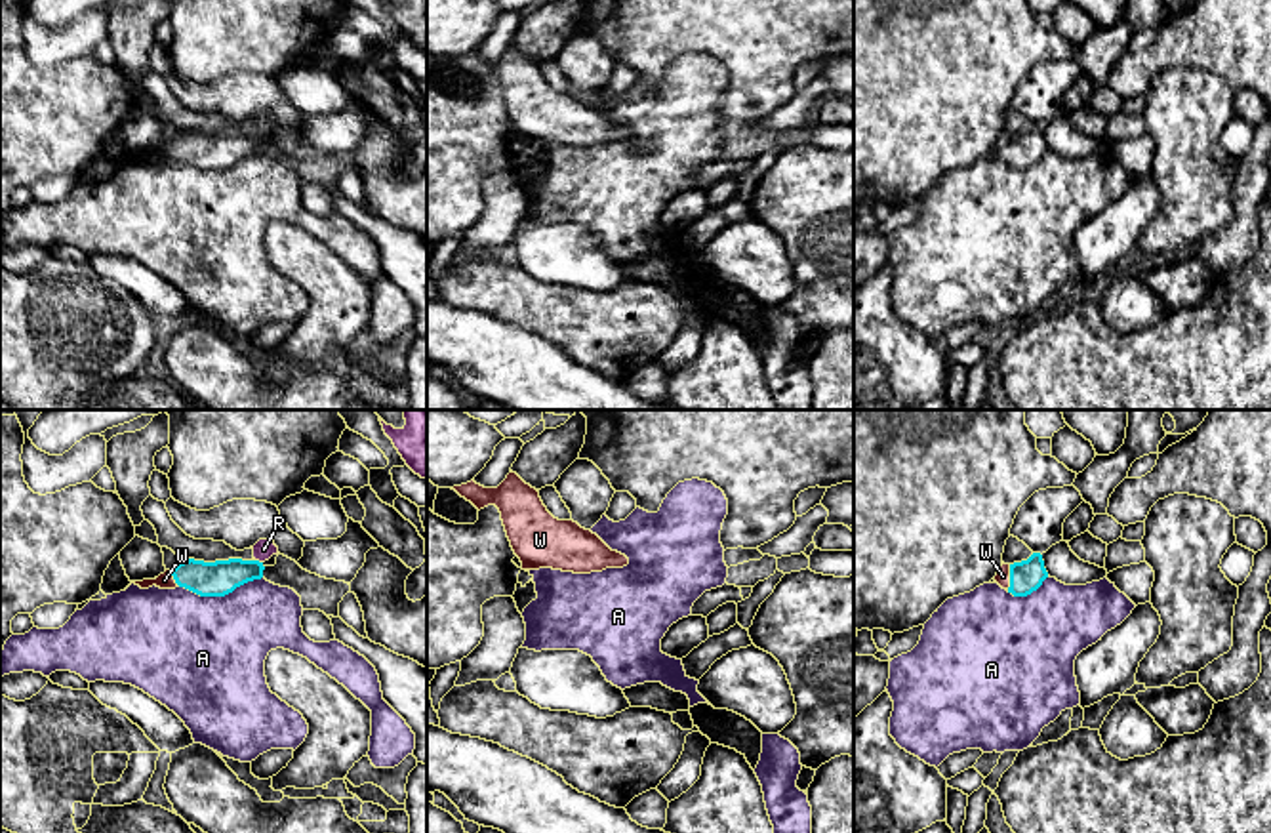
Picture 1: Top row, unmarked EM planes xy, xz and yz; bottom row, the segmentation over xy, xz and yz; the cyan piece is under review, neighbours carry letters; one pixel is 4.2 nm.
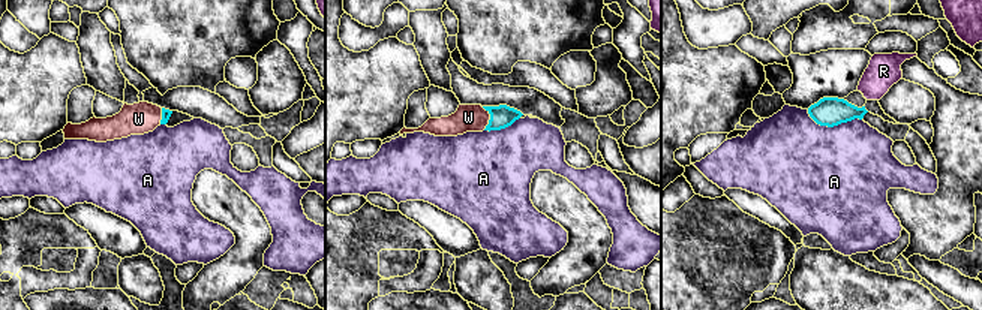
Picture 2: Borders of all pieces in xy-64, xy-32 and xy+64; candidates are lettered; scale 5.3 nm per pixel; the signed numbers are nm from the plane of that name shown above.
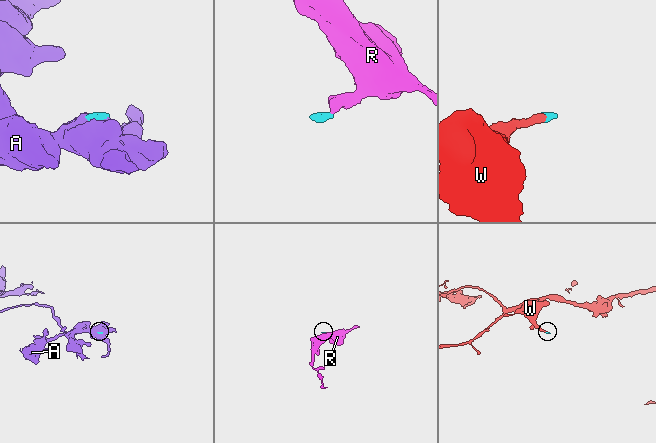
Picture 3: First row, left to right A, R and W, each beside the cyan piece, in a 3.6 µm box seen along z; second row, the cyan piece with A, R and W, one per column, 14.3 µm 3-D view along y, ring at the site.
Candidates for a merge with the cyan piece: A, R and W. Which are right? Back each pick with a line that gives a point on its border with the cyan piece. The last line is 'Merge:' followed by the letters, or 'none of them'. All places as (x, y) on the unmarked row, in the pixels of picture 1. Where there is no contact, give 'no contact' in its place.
R: meets cyan in xy at (258, 134)
W: meets cyan in yz at (1010, 151)
Merge: R, W

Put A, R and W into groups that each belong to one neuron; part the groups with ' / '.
A / R W

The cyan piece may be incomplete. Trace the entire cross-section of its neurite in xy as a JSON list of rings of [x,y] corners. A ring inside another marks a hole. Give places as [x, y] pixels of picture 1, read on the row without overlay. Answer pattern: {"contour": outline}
{"contour": [[[259,112],[253,120],[253,132],[229,132],[229,133],[183,133],[173,143],[166,143],[156,152],[131,154],[141,162],[149,162],[152,158],[160,162],[175,162],[185,160],[200,170],[225,170],[232,166],[236,160],[261,152],[263,151],[263,135],[272,128],[278,128],[278,120],[271,112]]]}

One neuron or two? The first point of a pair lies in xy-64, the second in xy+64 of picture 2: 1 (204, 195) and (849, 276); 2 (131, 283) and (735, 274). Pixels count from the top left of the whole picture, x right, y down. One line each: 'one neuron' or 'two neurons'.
1: two neurons
2: two neurons

